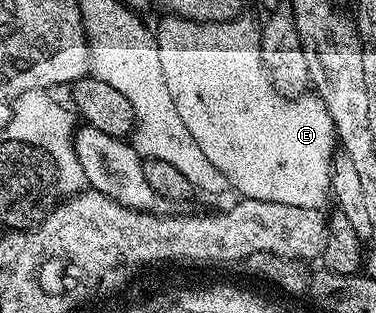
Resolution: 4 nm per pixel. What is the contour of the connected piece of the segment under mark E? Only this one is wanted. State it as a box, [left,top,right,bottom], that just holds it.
[154,16,338,210]

